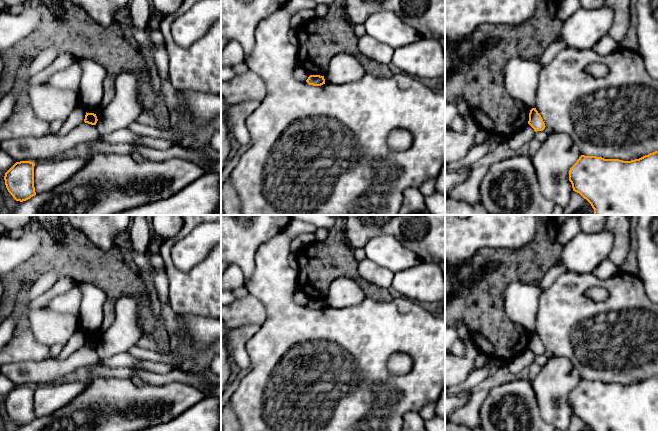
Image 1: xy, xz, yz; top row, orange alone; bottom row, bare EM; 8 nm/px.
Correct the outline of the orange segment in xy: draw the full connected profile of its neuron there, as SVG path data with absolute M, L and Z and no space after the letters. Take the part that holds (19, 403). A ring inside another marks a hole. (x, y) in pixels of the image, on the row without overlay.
M20 385L5 397L6 412L16 425L23 426L36 419L34 390L33 386Z

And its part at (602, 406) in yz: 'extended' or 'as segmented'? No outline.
as segmented

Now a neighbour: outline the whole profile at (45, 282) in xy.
M47 271L42 274L36 281L34 281L29 291L27 297L28 304L38 296L49 291L58 279L59 276L56 271Z

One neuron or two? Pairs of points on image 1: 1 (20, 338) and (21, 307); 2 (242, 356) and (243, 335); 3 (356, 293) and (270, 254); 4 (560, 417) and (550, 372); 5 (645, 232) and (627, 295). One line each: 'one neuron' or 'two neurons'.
1: one neuron
2: one neuron
3: two neurons
4: one neuron
5: two neurons

